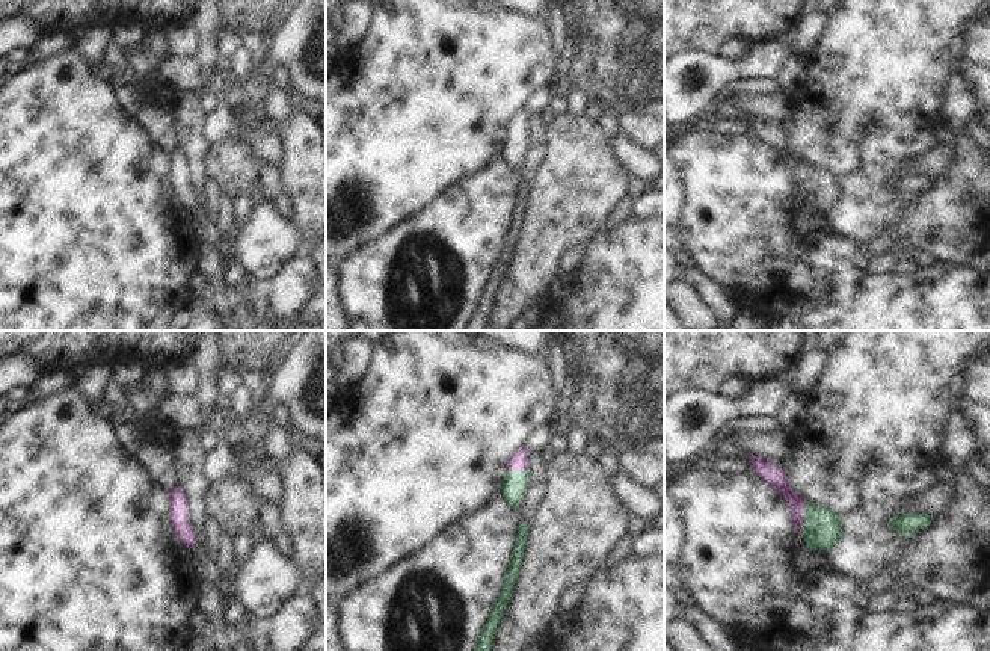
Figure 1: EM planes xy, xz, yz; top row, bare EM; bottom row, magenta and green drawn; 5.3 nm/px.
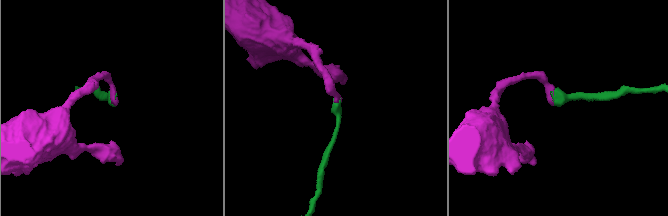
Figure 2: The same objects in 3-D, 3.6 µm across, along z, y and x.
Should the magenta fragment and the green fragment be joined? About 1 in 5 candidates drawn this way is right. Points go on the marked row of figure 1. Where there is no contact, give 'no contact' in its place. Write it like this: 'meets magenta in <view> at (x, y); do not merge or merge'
meets magenta in yz at (803, 518); merge

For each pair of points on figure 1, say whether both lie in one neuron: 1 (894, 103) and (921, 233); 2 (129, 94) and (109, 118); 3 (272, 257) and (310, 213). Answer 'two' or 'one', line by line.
1: two
2: two
3: two

